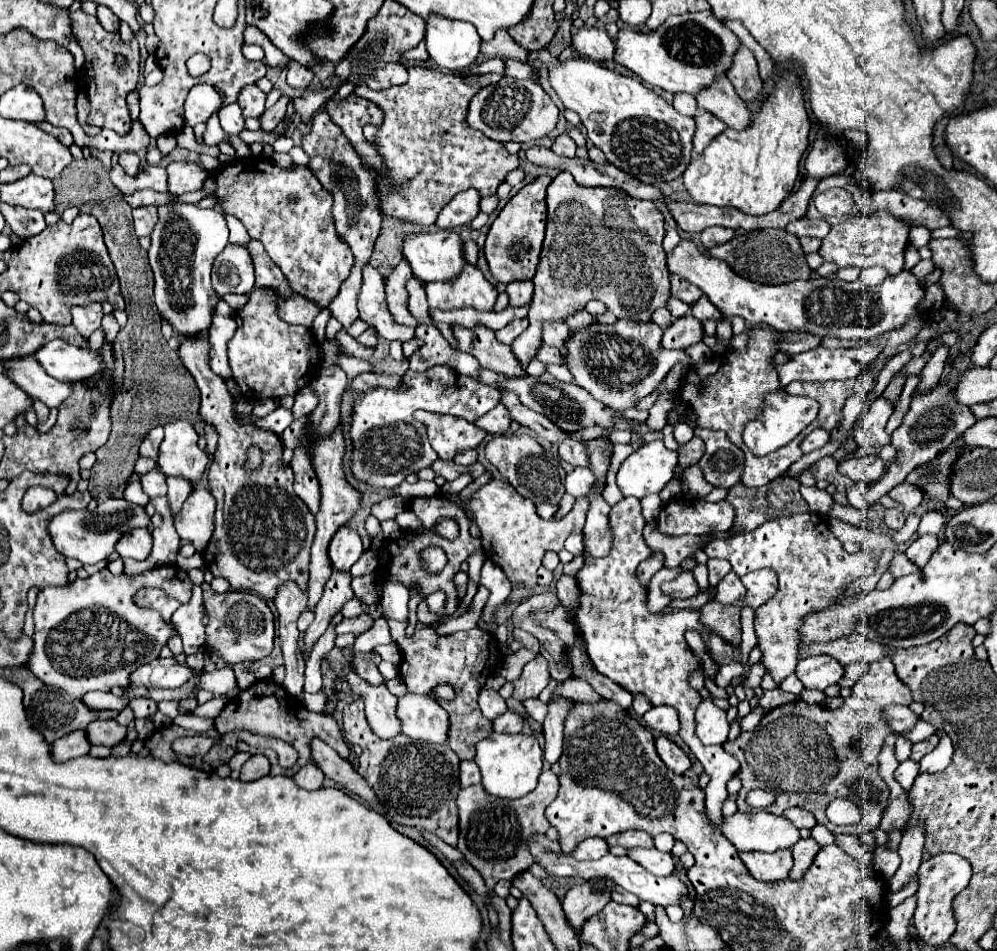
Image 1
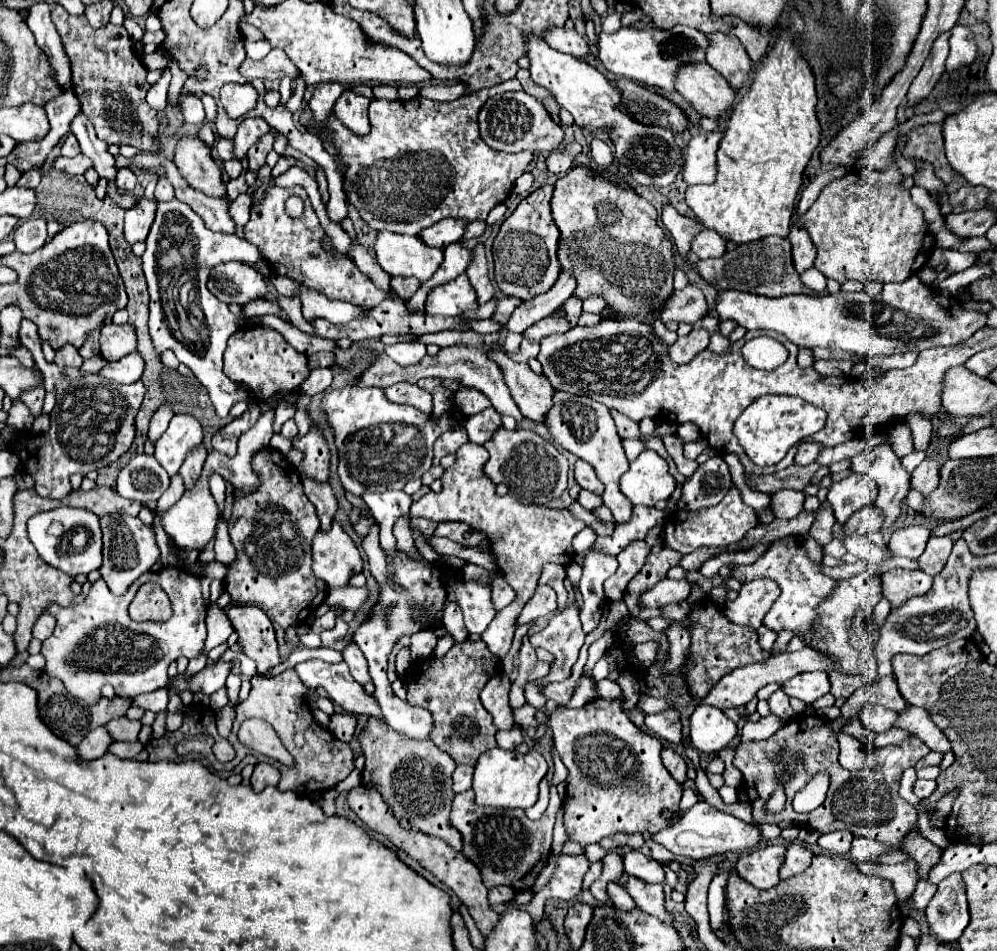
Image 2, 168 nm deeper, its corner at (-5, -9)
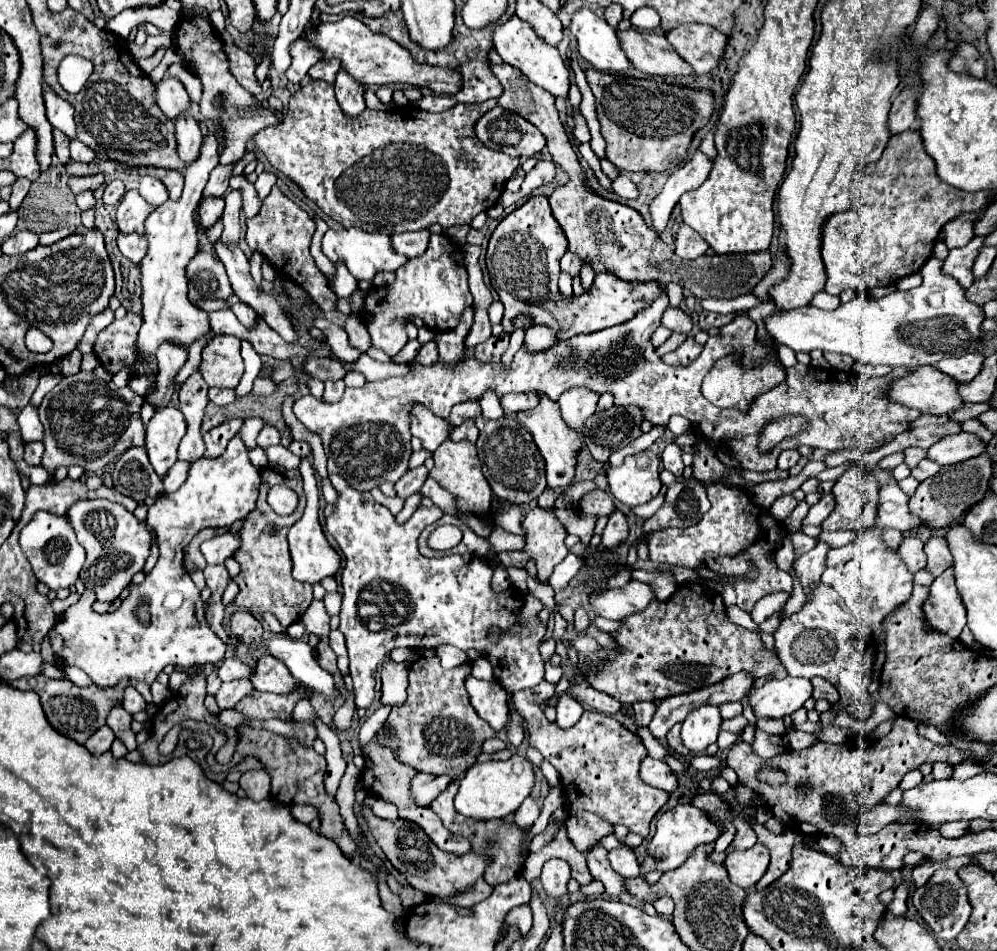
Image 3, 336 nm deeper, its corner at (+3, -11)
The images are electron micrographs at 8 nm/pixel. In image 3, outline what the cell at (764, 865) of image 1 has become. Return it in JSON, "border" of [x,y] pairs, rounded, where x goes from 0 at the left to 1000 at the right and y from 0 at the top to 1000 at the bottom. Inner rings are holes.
{"border":[[[761,885],[749,894],[737,894],[727,902],[731,923],[747,936],[755,934],[761,927],[769,911],[771,911],[771,894]]]}

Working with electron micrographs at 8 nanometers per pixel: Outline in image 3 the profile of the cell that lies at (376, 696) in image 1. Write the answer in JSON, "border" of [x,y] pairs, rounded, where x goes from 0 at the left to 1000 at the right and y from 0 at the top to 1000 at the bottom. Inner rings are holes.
{"border":[[[274,665],[266,671],[266,683],[280,692],[302,719],[326,730],[328,734],[340,734],[334,719],[334,709],[320,702],[314,681],[306,673],[292,673],[288,667]]]}

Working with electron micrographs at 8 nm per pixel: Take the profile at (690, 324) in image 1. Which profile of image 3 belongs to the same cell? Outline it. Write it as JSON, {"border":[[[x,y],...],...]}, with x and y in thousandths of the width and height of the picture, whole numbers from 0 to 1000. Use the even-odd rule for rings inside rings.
{"border":[[[691,353],[679,368],[667,372],[665,381],[673,383],[673,385],[689,385],[689,383],[693,383],[703,372],[703,368],[705,368],[705,364],[701,364],[695,358],[695,353]]]}

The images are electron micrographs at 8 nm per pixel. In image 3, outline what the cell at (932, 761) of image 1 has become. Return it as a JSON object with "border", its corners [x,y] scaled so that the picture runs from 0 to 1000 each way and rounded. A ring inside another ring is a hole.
{"border":[[[914,810],[914,812],[908,814],[908,818],[904,820],[902,829],[904,829],[904,831],[912,831],[912,829],[918,829],[920,824],[924,824],[924,822],[926,822],[926,814],[924,814],[922,810]]]}

